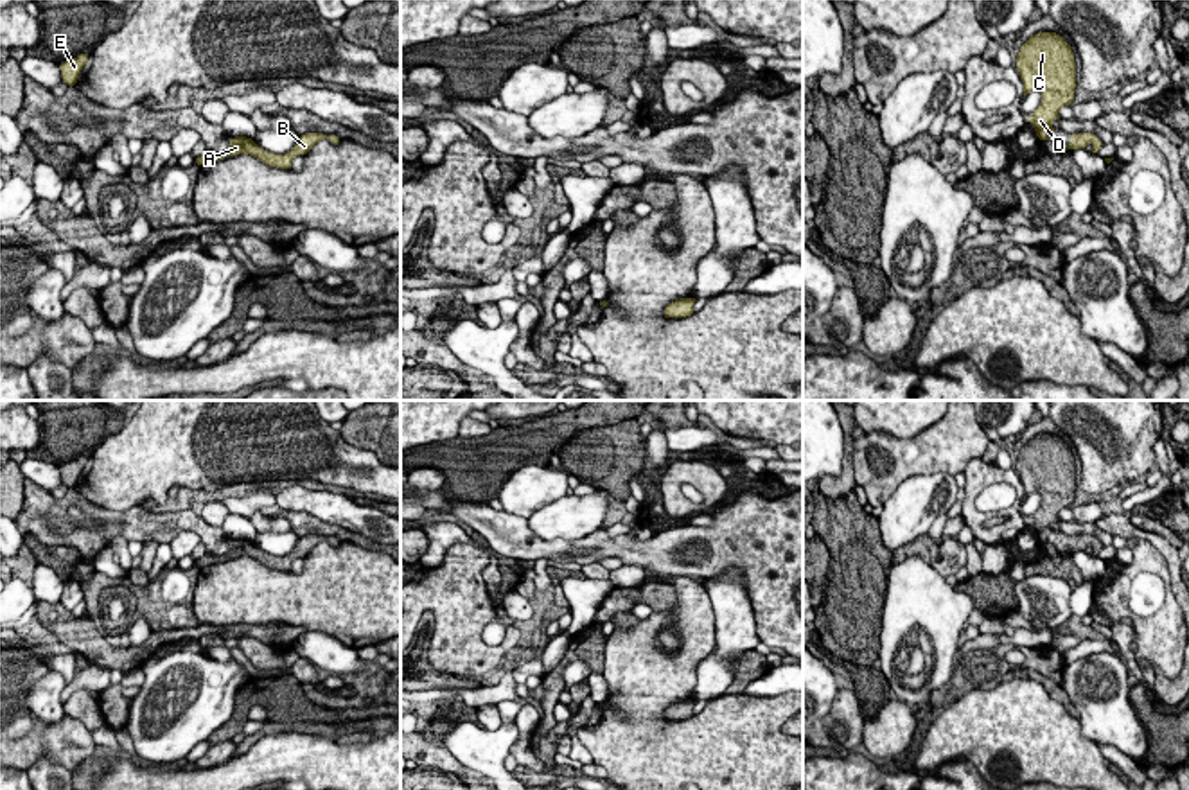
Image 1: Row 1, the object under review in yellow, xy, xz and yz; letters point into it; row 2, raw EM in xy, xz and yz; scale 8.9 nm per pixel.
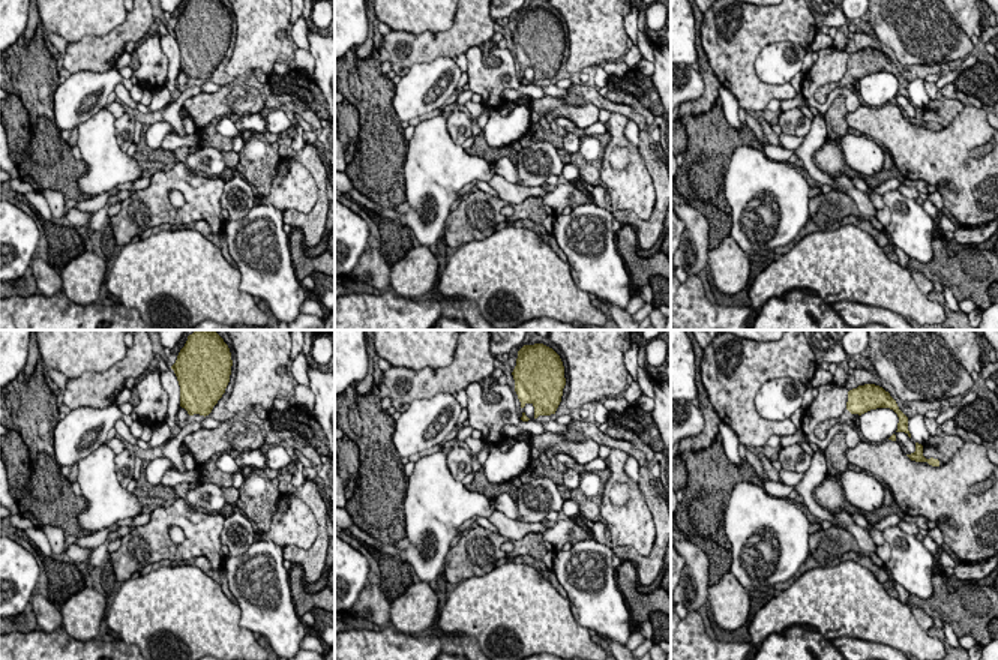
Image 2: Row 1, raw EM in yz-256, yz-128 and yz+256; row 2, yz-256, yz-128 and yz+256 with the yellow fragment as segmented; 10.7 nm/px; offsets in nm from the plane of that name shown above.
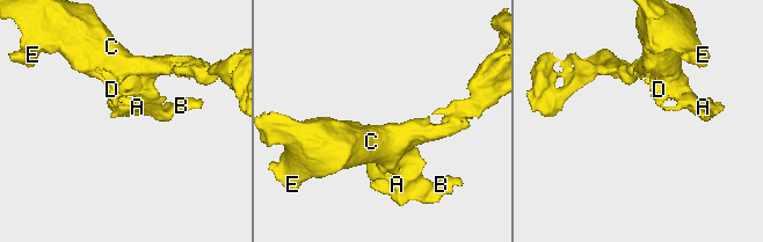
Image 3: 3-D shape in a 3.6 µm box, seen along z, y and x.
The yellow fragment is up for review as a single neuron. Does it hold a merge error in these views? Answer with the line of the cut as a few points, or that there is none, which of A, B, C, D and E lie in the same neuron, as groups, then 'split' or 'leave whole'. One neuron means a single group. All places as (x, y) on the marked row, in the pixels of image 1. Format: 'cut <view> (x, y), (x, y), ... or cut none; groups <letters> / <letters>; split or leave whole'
cut none; groups A B C D E; leave whole

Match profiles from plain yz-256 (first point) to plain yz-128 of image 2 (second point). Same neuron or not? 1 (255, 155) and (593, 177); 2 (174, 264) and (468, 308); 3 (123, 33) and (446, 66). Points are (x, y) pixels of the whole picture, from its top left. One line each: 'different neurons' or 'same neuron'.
1: same neuron
2: different neurons
3: different neurons

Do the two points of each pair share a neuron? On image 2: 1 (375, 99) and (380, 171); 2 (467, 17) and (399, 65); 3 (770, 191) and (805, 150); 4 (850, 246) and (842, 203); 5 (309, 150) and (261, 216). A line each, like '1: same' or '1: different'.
1: same
2: same
3: different
4: different
5: different

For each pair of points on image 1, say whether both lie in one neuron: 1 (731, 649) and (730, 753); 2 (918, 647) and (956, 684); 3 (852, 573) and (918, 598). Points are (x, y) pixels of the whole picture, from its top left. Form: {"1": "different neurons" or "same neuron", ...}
{"1": "different neurons", "2": "different neurons", "3": "different neurons"}

